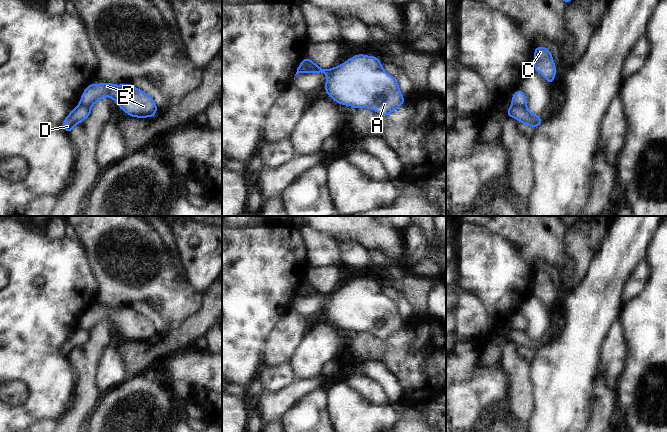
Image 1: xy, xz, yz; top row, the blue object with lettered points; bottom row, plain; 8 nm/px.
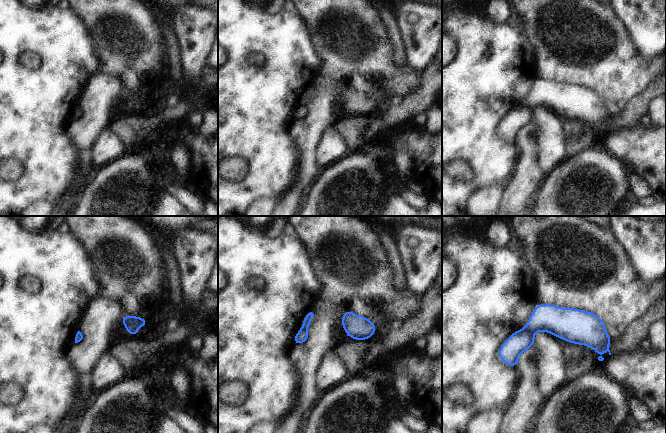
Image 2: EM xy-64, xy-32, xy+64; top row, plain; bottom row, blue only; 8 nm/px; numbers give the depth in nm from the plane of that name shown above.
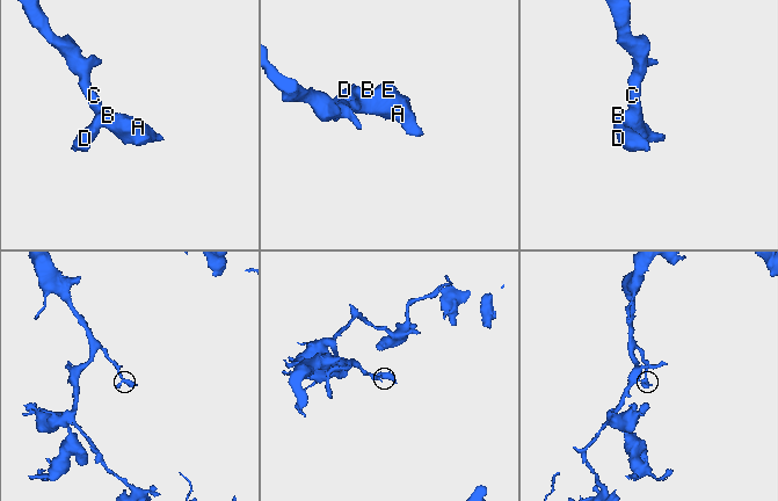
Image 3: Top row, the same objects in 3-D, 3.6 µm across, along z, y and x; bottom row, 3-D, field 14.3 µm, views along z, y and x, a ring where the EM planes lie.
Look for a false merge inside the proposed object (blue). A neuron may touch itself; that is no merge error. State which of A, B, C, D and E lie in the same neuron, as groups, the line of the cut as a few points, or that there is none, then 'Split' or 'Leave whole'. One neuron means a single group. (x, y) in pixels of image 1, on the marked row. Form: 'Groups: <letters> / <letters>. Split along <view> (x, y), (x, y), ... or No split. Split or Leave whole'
Groups: A B C E / D. Split along yz (512, 105), (523, 105), (525, 107). Split.

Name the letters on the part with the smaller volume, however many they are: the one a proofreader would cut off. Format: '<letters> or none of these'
D

